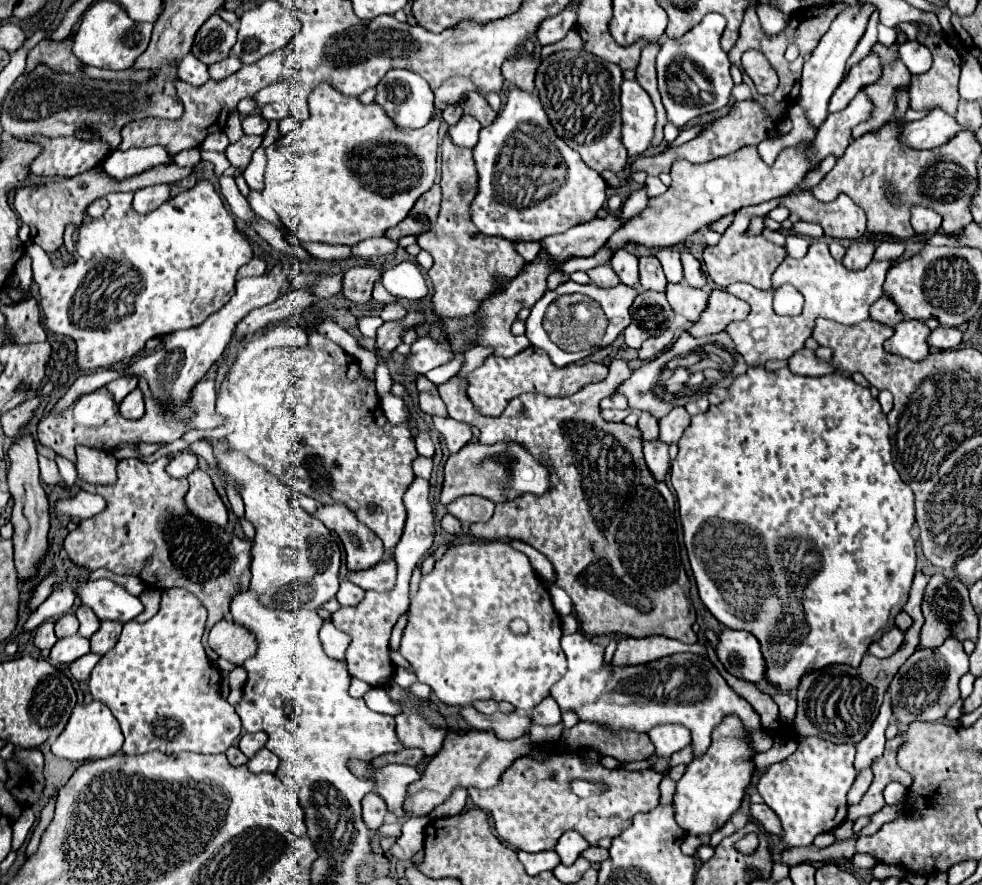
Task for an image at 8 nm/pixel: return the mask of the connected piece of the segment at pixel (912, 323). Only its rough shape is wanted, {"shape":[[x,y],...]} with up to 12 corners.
{"shape":[[904,320],[884,348],[910,360],[930,354],[930,328]]}

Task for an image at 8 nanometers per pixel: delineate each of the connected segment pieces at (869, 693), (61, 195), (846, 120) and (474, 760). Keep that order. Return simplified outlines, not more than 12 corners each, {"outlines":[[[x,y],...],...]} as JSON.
{"outlines":[[[916,574],[914,624],[890,658],[832,664],[798,686],[798,736],[864,738],[904,660],[916,650],[928,584]],[[176,164],[126,180],[88,170],[20,186],[30,238],[56,252],[102,196],[190,176]],[[862,88],[810,146],[672,164],[670,188],[602,248],[676,246],[842,156],[874,102]],[[448,734],[408,786],[404,812],[428,816],[456,788],[490,788],[526,736]]]}

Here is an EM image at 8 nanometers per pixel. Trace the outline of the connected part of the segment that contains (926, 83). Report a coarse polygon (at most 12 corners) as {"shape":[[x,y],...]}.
{"shape":[[920,34],[932,68],[912,76],[912,110],[956,112],[960,54],[942,34]]}

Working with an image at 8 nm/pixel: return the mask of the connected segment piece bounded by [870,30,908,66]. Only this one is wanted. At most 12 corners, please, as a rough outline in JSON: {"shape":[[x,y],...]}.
{"shape":[[898,30],[898,40],[892,46],[876,42],[872,54],[880,58],[880,64],[886,66],[898,60],[898,46],[908,38]]}

